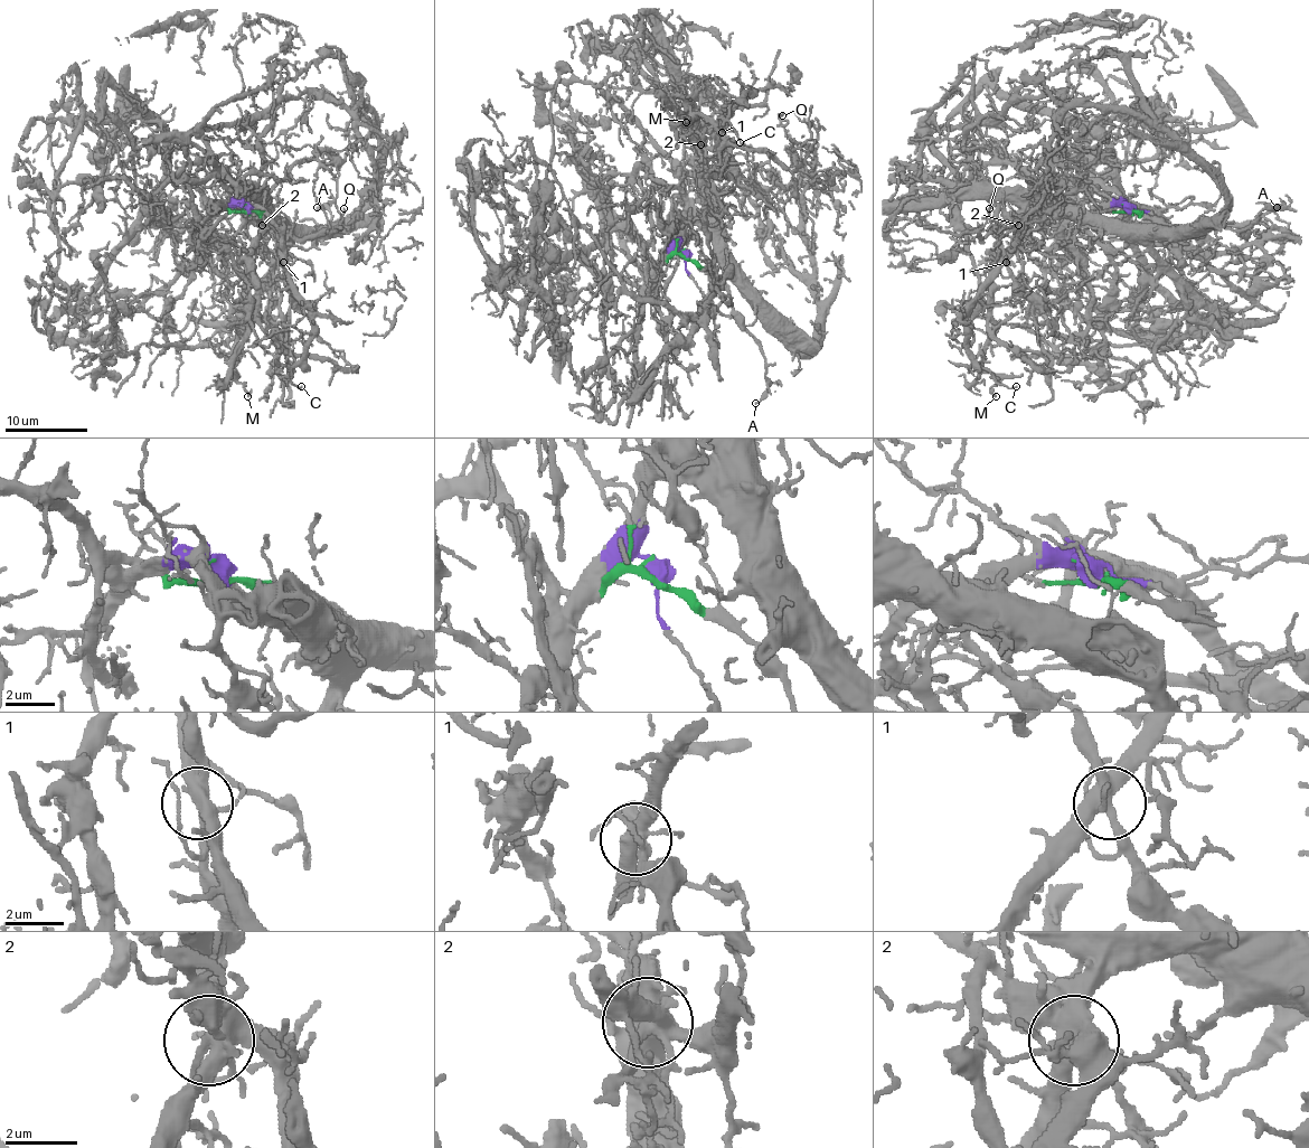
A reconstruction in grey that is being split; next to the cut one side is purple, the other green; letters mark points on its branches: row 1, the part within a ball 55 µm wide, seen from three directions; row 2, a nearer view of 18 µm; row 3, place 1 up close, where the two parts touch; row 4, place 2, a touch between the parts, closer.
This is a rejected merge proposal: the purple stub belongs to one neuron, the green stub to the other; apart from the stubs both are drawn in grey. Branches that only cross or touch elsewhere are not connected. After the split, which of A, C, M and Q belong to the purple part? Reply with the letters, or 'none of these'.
C, M, Q

